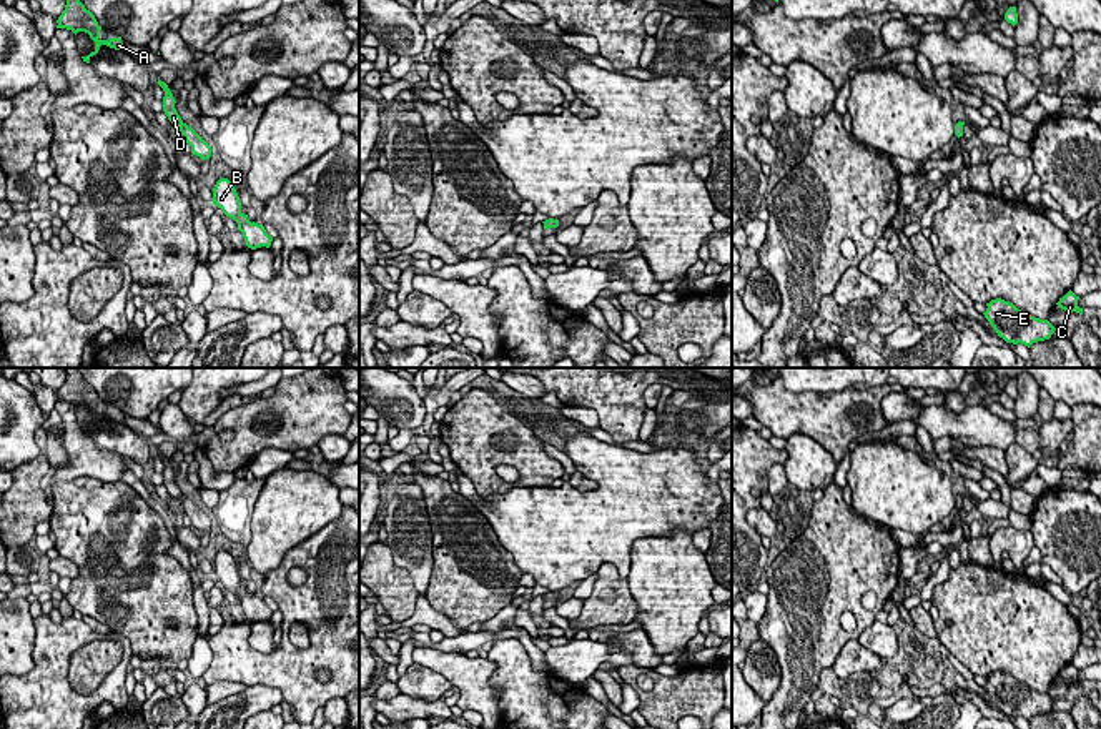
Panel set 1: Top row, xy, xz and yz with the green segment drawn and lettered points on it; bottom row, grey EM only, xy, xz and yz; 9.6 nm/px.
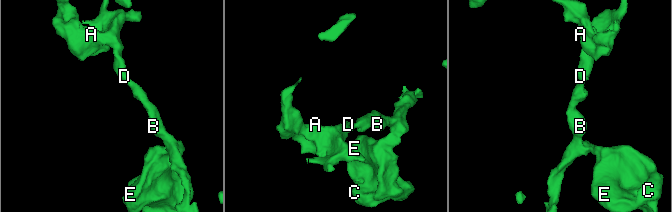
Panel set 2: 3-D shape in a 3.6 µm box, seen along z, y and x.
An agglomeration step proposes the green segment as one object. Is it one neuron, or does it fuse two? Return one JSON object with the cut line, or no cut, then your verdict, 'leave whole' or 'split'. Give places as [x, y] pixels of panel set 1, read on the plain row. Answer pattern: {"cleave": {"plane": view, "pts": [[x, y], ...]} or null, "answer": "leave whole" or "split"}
{"cleave": null, "answer": "leave whole"}

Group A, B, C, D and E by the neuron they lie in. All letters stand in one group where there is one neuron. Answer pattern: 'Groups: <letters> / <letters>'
Groups: A B C D E

